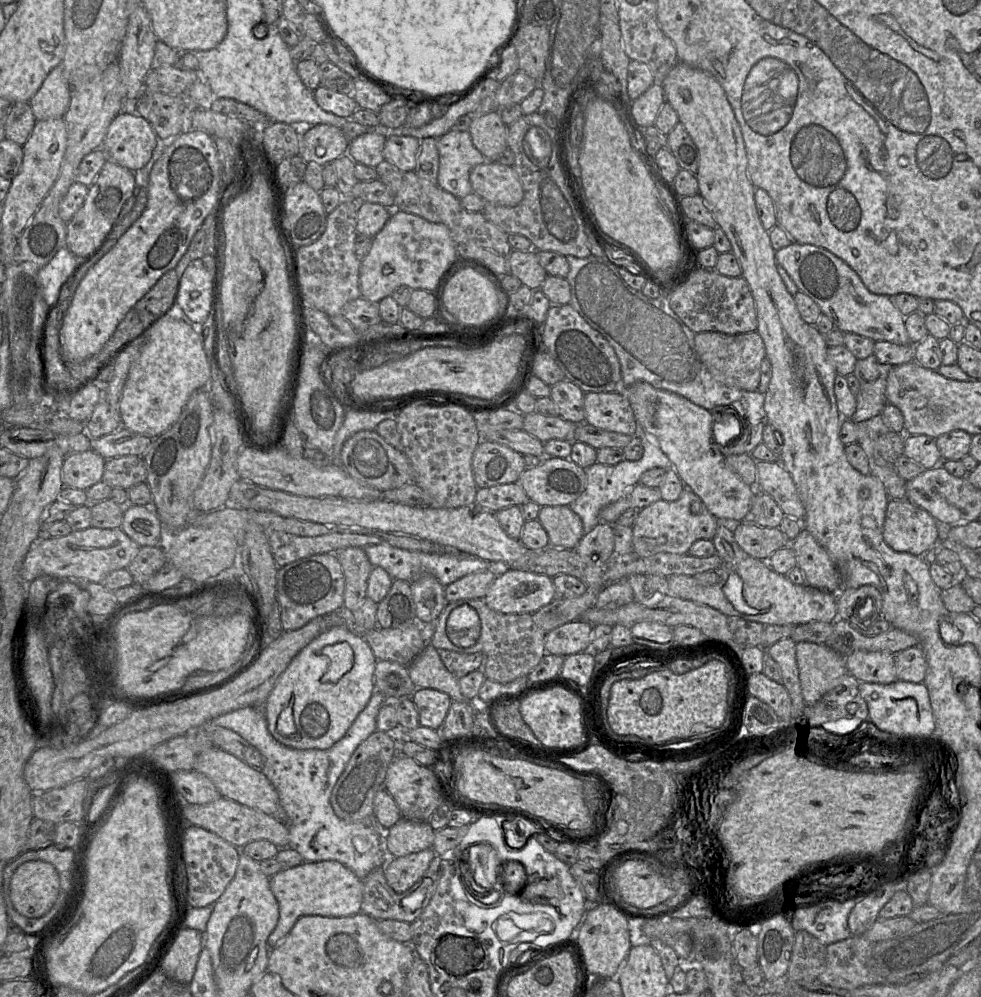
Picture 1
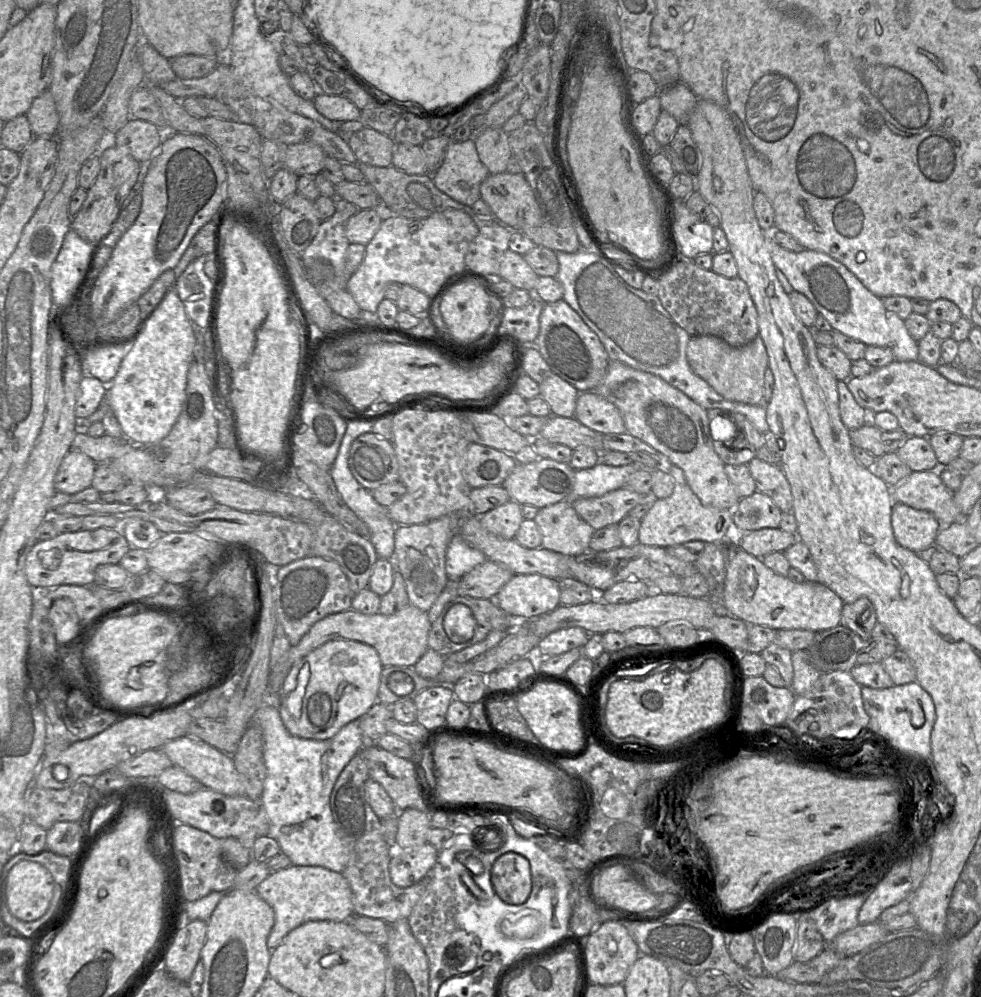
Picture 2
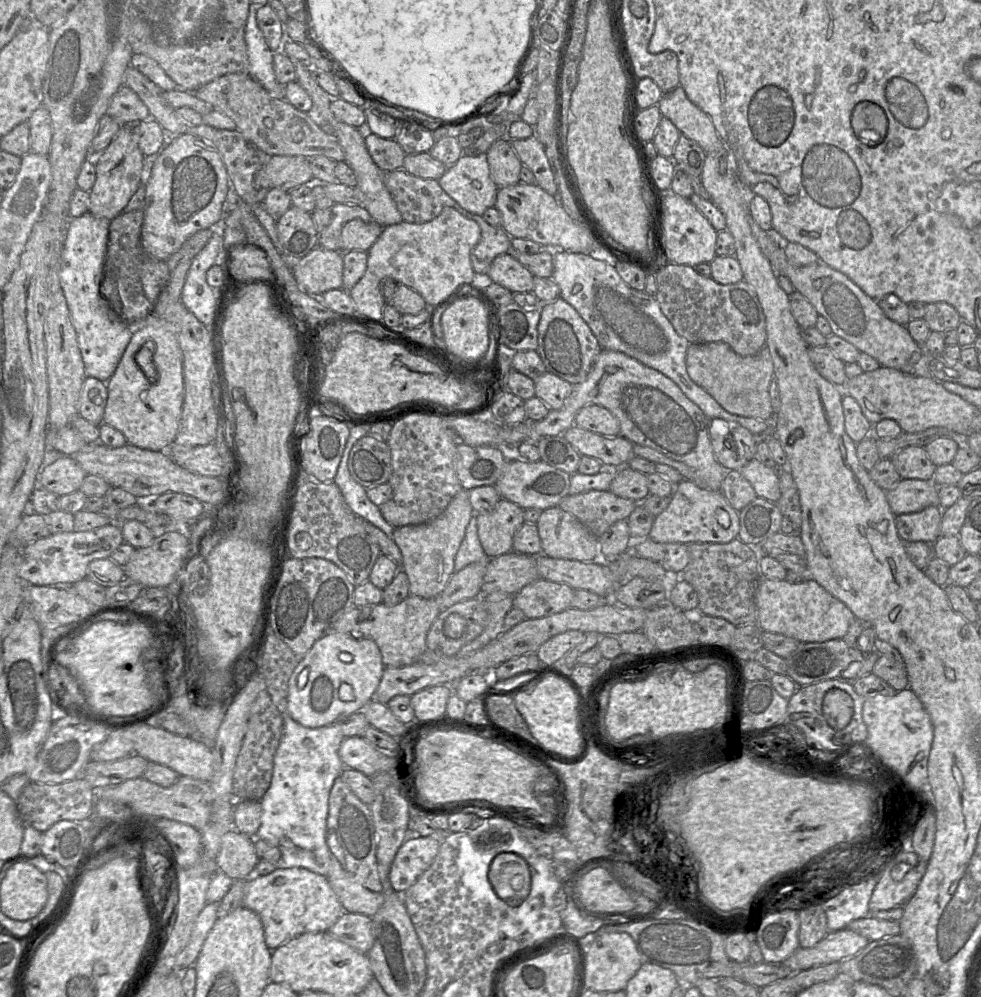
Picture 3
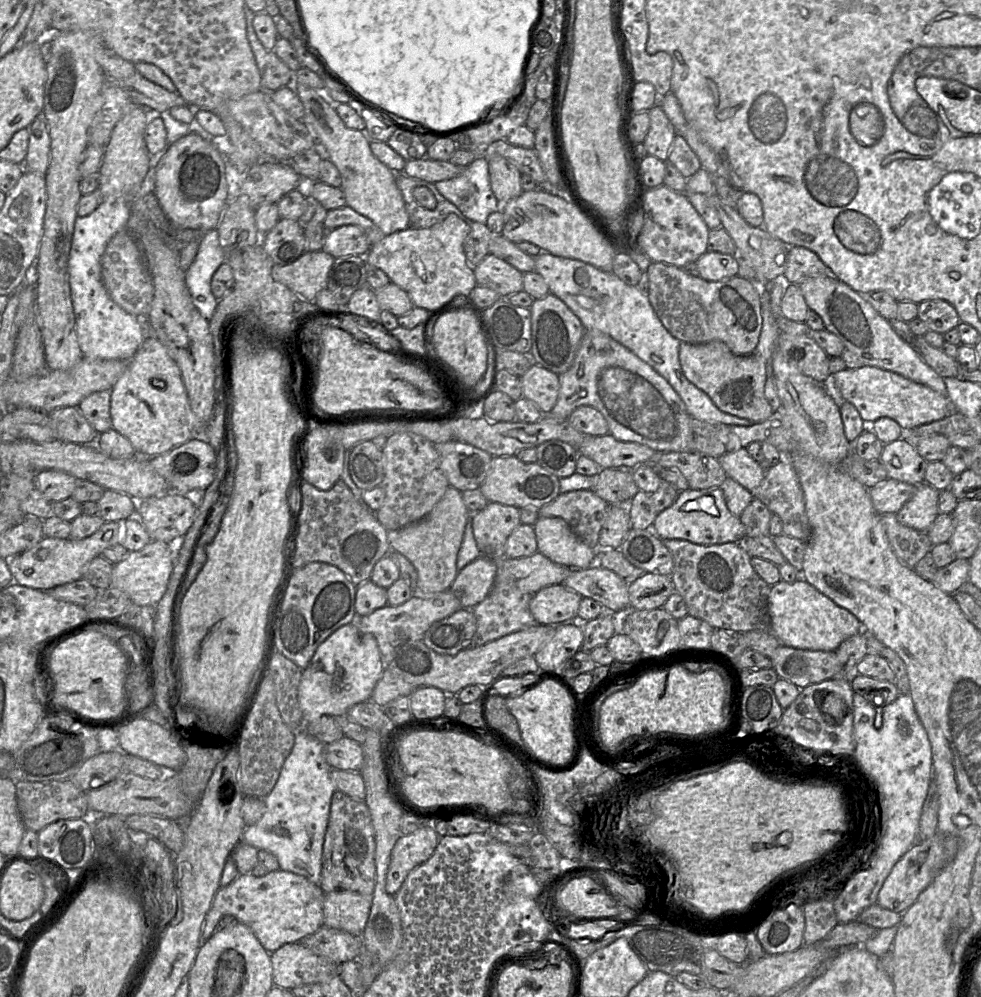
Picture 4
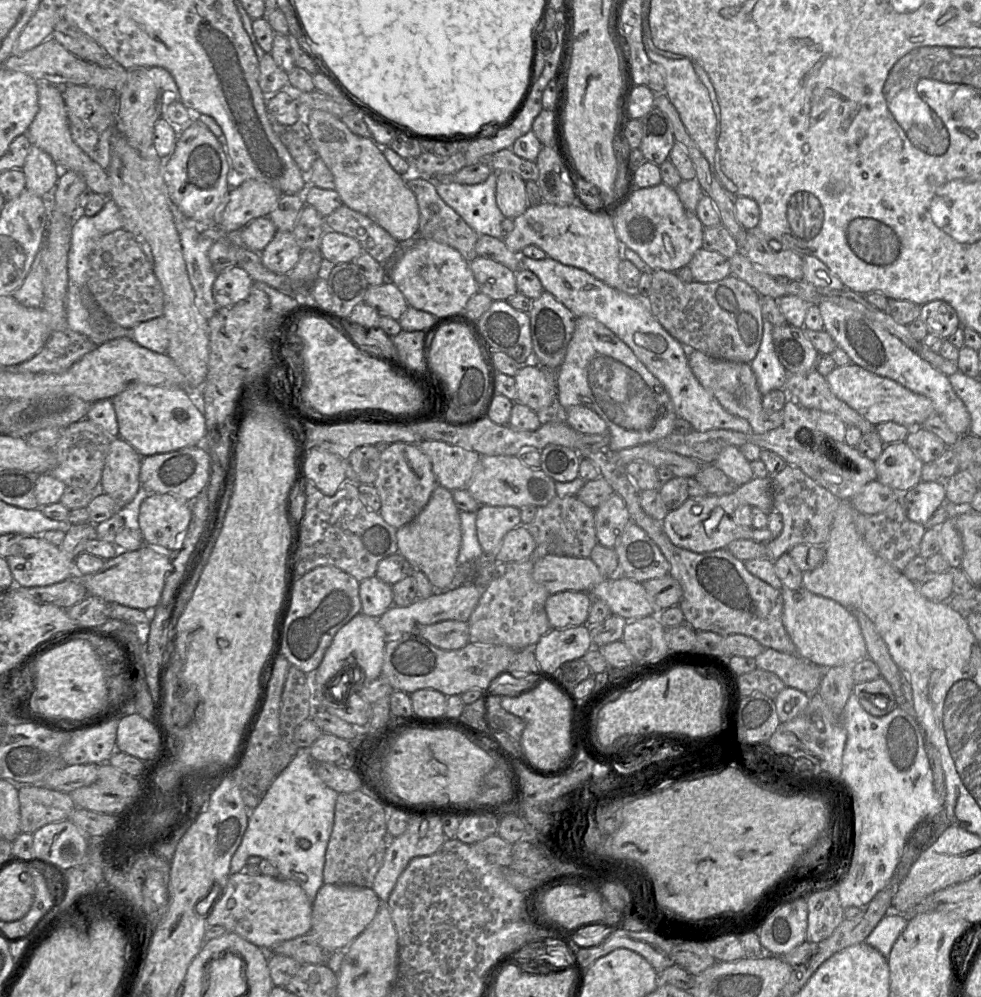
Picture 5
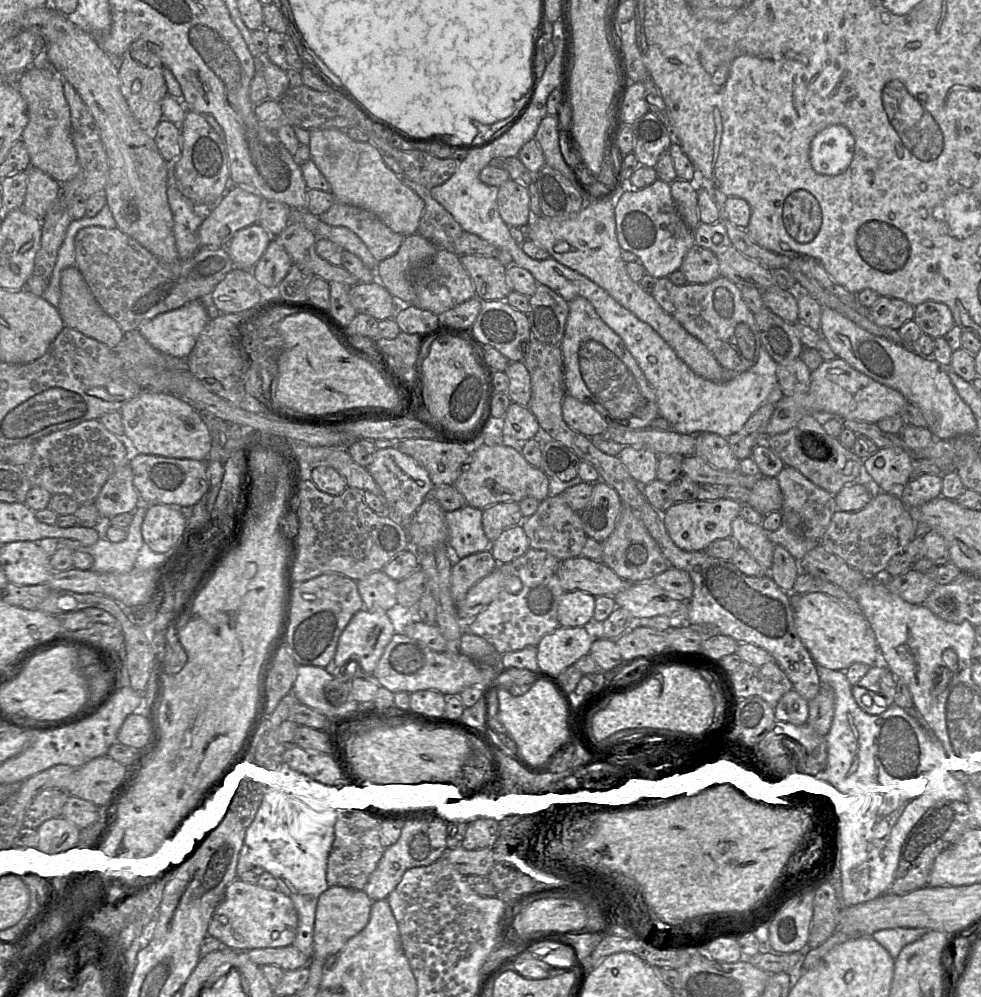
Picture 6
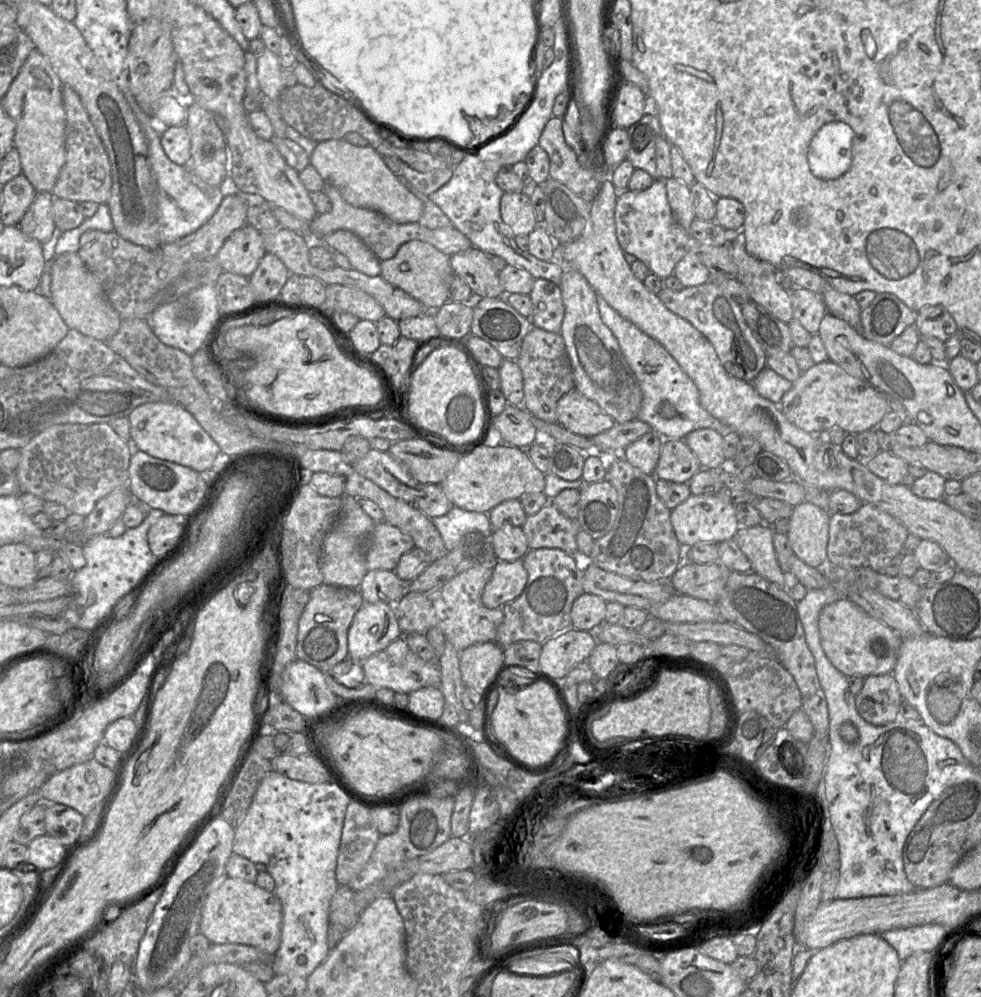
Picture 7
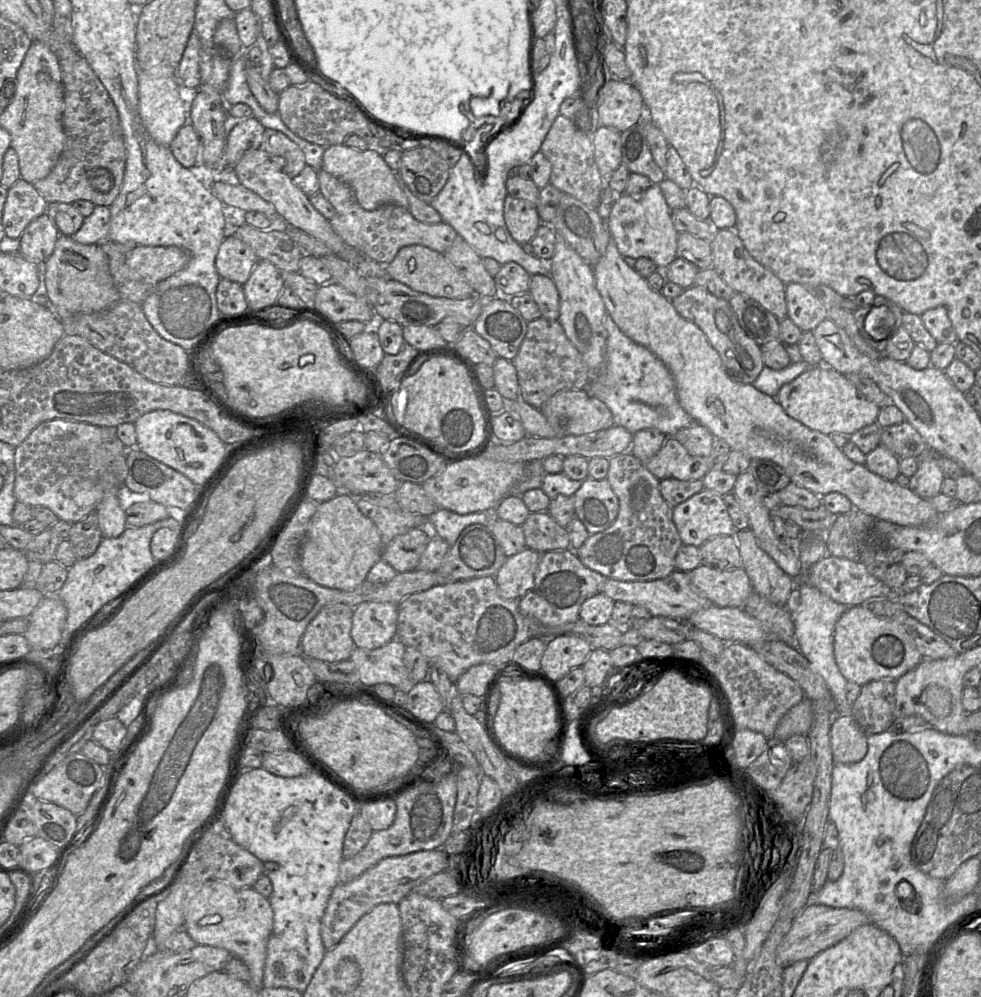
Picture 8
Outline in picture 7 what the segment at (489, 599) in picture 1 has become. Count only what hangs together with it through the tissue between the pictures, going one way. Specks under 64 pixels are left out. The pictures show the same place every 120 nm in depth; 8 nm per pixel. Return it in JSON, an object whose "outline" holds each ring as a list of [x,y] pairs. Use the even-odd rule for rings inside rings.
{"outline":[[[582,593],[571,608],[571,624],[577,630],[595,631],[606,615],[607,602],[598,595]]]}

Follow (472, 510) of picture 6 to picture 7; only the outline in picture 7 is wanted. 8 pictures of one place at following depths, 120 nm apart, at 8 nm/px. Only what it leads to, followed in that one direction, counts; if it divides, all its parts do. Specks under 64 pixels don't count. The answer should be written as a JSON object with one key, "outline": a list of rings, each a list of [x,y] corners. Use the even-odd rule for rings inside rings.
{"outline":[[[456,506],[445,515],[431,519],[447,551],[455,549],[461,539],[471,531],[479,531],[487,537],[491,537],[493,532],[488,513],[468,511]]]}

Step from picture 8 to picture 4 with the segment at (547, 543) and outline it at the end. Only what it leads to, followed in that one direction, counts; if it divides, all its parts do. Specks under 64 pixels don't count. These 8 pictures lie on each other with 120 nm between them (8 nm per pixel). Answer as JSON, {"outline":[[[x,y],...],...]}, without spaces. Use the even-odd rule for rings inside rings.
{"outline":[[[592,490],[560,493],[539,509],[539,517],[562,518],[574,534],[591,548],[598,549],[600,531],[610,504]]]}

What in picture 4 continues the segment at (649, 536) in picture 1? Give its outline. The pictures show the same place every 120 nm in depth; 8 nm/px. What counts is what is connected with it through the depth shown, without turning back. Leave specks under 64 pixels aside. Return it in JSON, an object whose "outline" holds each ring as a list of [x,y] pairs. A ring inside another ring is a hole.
{"outline":[[[720,488],[679,492],[675,502],[657,515],[652,530],[661,540],[685,540],[704,546],[740,543],[746,537],[744,525],[729,511]]]}

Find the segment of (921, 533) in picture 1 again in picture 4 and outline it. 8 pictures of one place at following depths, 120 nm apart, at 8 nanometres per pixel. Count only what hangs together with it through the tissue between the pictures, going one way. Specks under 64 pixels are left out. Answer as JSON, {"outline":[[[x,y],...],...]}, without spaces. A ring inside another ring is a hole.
{"outline":[[[922,483],[914,495],[896,513],[897,520],[909,528],[927,532],[938,515],[940,491]]]}

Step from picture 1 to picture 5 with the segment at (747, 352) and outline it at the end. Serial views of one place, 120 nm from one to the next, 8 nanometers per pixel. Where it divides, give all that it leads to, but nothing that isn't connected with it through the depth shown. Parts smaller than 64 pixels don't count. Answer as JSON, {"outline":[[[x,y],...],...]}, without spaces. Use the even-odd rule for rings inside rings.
{"outline":[[[689,350],[688,363],[701,385],[716,397],[725,410],[746,419],[753,433],[763,434],[783,424],[783,410],[764,409],[763,395],[758,388],[757,379],[750,364],[713,358],[699,350]]]}

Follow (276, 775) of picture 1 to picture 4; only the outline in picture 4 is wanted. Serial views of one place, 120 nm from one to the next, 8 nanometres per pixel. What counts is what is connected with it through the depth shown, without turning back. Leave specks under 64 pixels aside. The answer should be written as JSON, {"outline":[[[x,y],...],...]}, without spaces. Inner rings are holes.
{"outline":[[[305,729],[293,730],[294,745],[285,759],[279,777],[271,790],[264,798],[266,811],[262,818],[254,825],[247,826],[240,842],[273,853],[279,862],[281,870],[293,872],[320,885],[322,874],[322,847],[328,825],[330,804],[333,793],[338,790],[333,784],[331,768],[324,757],[325,744],[307,733]]]}

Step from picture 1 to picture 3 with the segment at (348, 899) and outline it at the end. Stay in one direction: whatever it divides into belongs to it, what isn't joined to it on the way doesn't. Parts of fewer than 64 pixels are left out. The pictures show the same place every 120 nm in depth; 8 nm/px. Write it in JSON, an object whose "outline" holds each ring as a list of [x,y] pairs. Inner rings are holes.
{"outline":[[[279,866],[268,875],[246,879],[243,906],[260,917],[270,951],[305,933],[328,932],[344,913],[327,877],[301,867]]]}

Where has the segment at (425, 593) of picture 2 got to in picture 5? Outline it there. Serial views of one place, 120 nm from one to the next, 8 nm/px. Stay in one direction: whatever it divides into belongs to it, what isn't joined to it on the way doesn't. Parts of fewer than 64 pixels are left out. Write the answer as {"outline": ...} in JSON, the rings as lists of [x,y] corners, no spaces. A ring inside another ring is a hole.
{"outline":[[[437,485],[422,511],[408,524],[397,529],[398,553],[423,572],[435,590],[446,590],[458,581],[458,555],[462,540],[460,511],[452,492]]]}

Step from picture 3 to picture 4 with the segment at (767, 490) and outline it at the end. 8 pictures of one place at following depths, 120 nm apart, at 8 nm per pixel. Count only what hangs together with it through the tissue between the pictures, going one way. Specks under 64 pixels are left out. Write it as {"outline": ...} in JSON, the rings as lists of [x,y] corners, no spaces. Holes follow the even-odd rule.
{"outline":[[[743,447],[735,452],[726,451],[719,462],[728,477],[750,492],[755,491],[765,477],[759,463]]]}

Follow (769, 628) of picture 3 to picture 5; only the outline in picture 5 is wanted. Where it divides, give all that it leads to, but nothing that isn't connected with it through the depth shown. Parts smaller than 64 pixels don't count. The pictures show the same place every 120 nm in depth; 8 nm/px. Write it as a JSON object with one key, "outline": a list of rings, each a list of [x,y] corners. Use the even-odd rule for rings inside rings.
{"outline":[[[803,587],[798,590],[782,588],[781,594],[782,623],[796,647],[797,655],[821,668],[854,665],[867,657],[859,622],[850,609],[832,599],[815,595]]]}

